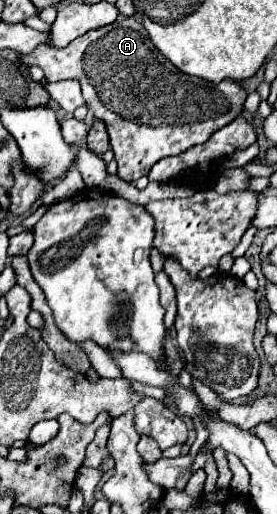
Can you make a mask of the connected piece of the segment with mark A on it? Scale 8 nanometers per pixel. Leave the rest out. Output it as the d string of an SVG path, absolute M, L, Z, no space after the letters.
M119 16L113 24L103 26L99 30L91 30L79 38L75 38L67 48L57 50L53 46L37 46L35 54L19 54L23 64L39 66L45 72L47 82L59 80L79 80L83 88L83 96L95 118L103 120L109 132L111 148L115 152L115 160L119 164L119 178L127 182L135 182L141 176L147 176L151 166L165 158L177 156L195 144L207 142L213 130L219 130L231 124L241 112L247 98L247 92L233 80L223 80L219 84L211 84L207 80L199 80L195 76L187 76L177 70L149 40L147 30L135 16Z

